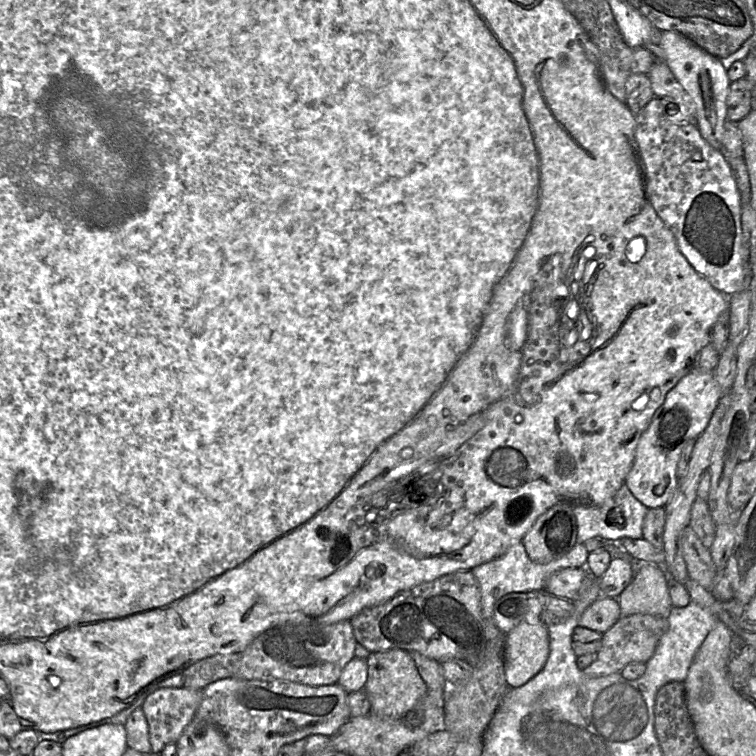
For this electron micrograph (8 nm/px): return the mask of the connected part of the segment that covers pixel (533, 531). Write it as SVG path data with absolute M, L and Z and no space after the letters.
M560 502L540 515L523 537L526 553L538 564L547 564L567 554L577 543L573 505Z

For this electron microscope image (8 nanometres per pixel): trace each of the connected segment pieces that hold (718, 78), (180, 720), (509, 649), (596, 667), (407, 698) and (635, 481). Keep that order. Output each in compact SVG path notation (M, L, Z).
M662 32L658 45L664 52L665 63L695 105L696 125L701 136L710 146L721 150L721 138L727 120L726 100L731 84L728 70L724 68L719 58L677 32Z
M174 687L152 689L141 706L148 723L151 752L159 754L167 744L177 742L183 730L194 718L201 699L201 690Z
M522 622L506 634L505 676L510 688L529 682L545 666L550 652L548 626Z
M634 614L621 617L616 624L607 630L601 639L601 649L597 659L583 673L591 678L619 673L630 663L646 663L654 654L660 638L668 629L666 617L655 617L647 614Z
M390 649L370 653L366 659L368 665L367 681L364 687L372 714L395 719L412 710L426 695L428 687L415 665L412 653L403 649Z
M692 368L667 393L639 439L632 467L624 482L645 507L665 508L669 503L678 486L677 464L681 452L687 442L695 441L704 432L722 395L713 371L696 368Z

